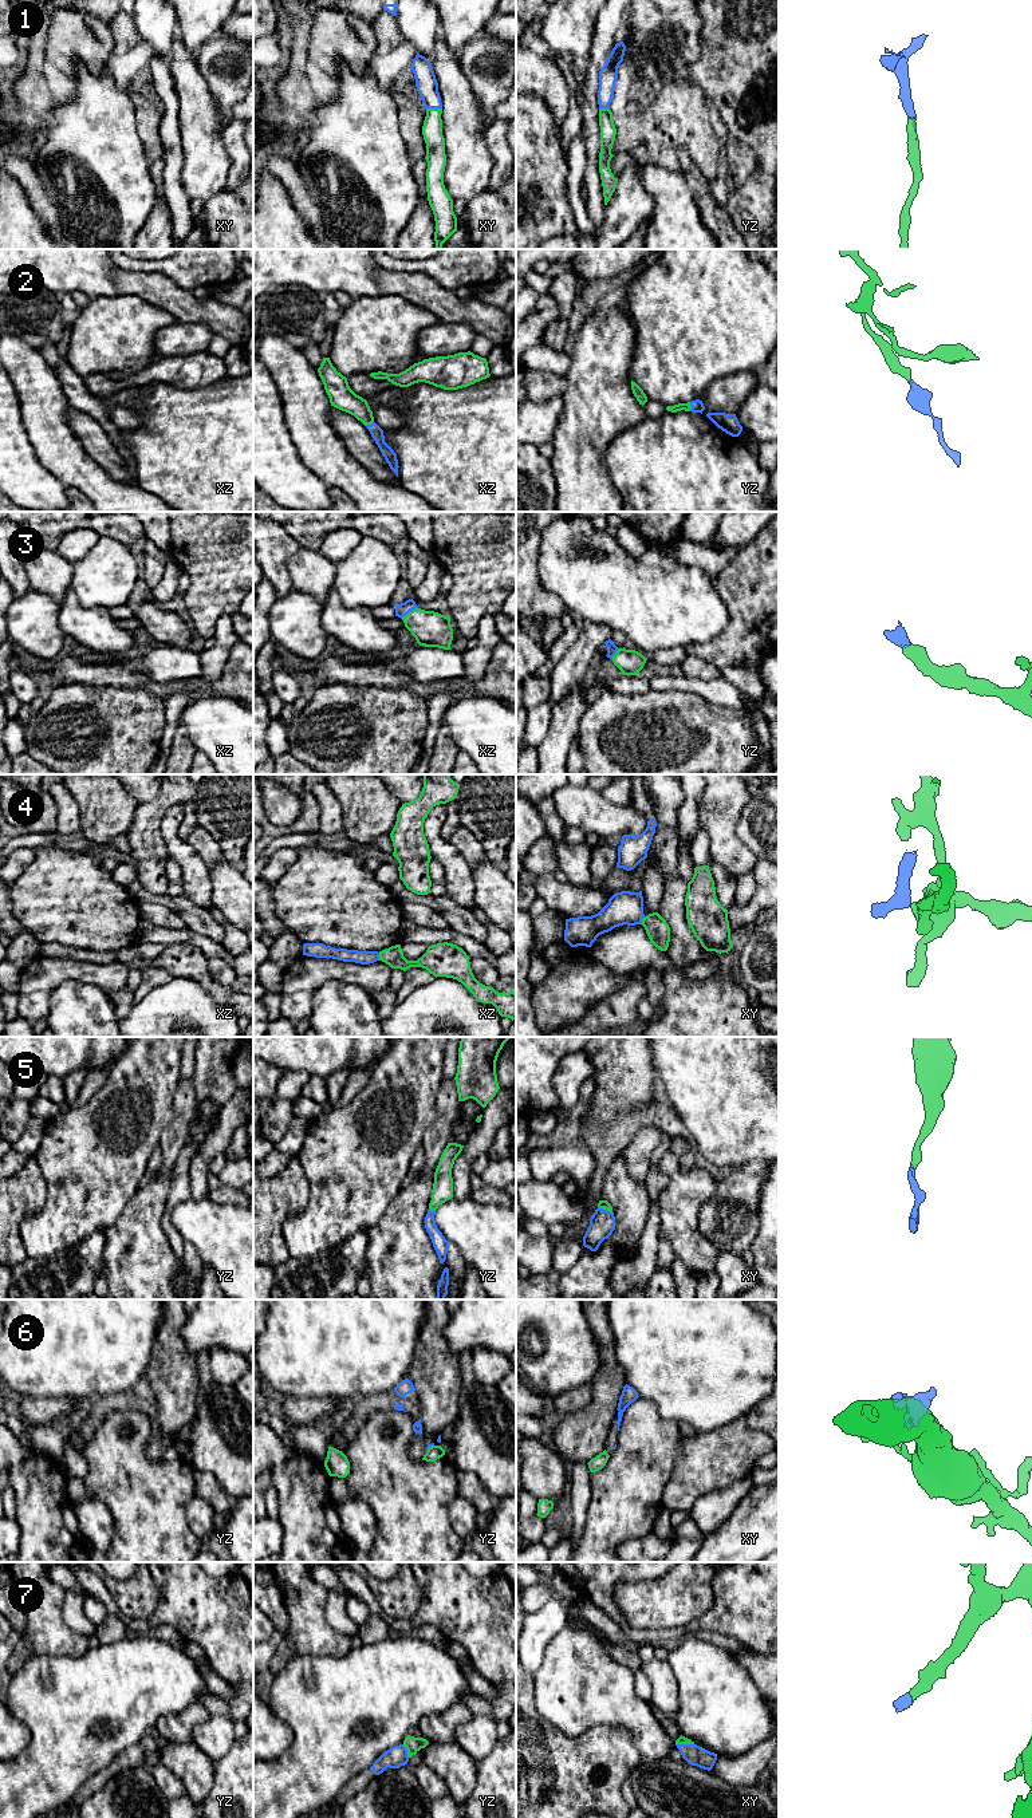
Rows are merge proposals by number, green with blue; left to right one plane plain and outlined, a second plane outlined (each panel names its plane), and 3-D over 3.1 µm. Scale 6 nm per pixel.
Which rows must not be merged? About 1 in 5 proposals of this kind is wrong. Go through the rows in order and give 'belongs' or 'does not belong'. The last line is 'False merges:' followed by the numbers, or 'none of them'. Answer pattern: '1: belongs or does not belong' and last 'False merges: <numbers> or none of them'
1: belongs
2: belongs
3: belongs
4: does not belong
5: belongs
6: does not belong
7: belongs
False merges: 4, 6

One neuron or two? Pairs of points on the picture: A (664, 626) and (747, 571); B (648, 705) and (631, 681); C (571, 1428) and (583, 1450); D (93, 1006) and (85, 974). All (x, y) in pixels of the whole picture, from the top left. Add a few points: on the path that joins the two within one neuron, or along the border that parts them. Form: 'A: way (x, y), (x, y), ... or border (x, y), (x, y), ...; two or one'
A: border (712, 578), (713, 586), (727, 608), (728, 620); two
B: border (650, 689), (645, 693), (634, 694), (609, 691); two
C: way (576, 1434), (579, 1444); one
D: border (56, 986), (79, 980), (109, 996); two

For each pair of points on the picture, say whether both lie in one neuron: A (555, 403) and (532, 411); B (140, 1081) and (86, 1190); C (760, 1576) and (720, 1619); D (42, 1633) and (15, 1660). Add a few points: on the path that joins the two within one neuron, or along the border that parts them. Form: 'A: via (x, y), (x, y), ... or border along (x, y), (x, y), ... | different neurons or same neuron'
A: via (550, 409), (547, 411), (538, 411) | same neuron
B: via (132, 1108), (111, 1138), (91, 1159), (91, 1163) | same neuron
C: via (752, 1586), (731, 1608) | same neuron
D: via (35, 1640), (22, 1653) | same neuron

